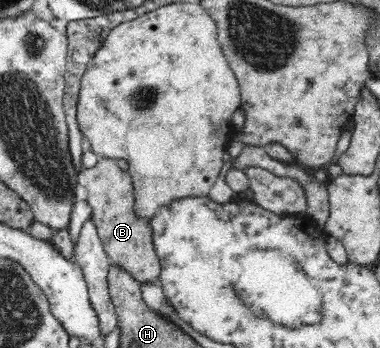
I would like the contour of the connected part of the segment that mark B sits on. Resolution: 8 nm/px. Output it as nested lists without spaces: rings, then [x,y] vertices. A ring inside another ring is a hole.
[[[103,158],[92,168],[86,168],[76,177],[78,185],[88,191],[88,204],[92,207],[93,221],[112,264],[130,272],[140,285],[156,282],[161,272],[160,260],[152,242],[149,218],[136,214],[134,182],[128,172],[122,171],[113,159]]]

